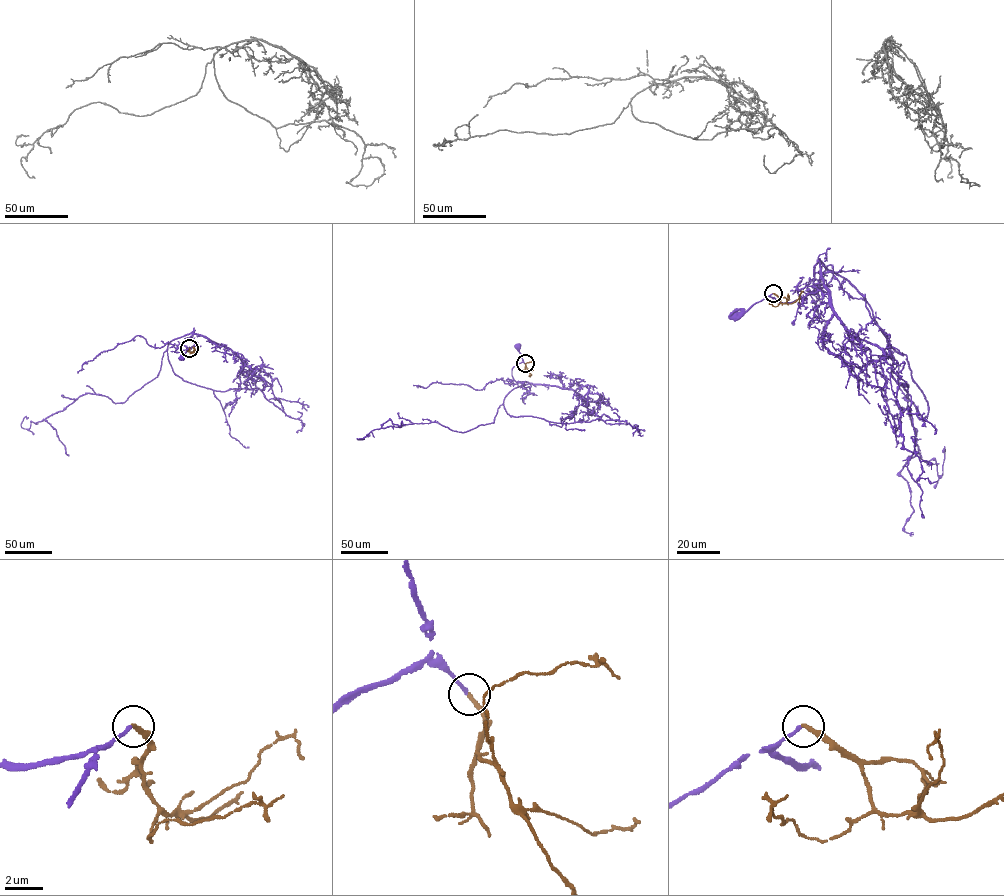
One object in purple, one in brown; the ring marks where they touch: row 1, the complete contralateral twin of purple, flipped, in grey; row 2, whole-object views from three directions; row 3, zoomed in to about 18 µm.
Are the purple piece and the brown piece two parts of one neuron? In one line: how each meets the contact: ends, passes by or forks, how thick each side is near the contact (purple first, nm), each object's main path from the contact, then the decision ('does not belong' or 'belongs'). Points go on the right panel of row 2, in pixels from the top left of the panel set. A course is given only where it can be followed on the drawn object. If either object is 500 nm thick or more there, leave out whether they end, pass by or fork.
purple ends there; brown ends there; 190 nm thick on the purple side, 240 nm on the other; purple runs (773, 293), (733, 318); brown runs (773, 293), (782, 303), (787, 304), (792, 303), (799, 295), (800, 303); belongs

